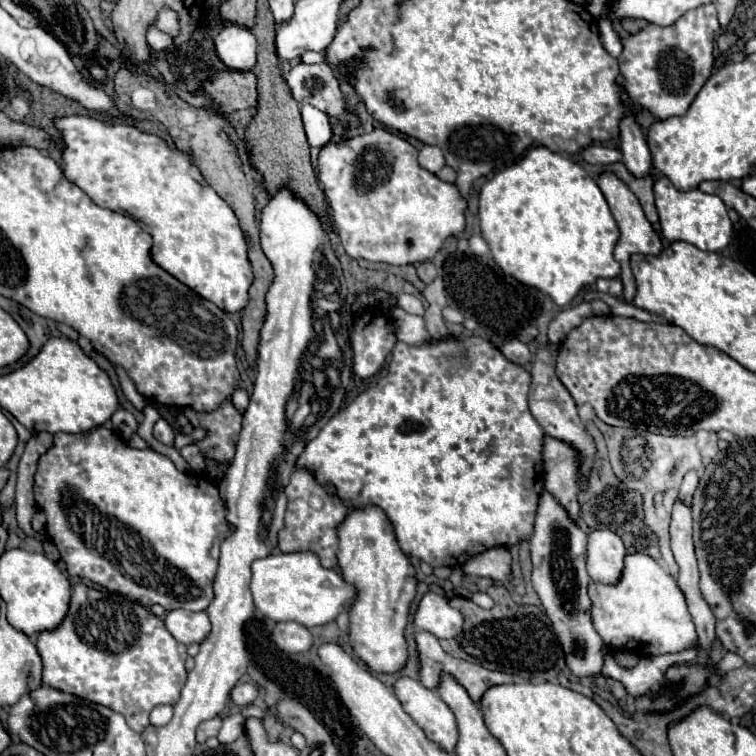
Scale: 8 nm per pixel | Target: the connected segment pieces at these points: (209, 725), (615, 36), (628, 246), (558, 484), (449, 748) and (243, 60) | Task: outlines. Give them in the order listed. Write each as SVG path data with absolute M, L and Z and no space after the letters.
M221 717L203 721L203 723L197 727L197 741L199 741L199 743L205 743L205 739L215 737L217 731L219 731L219 727L221 727Z
M601 17L599 19L599 33L601 33L601 41L603 41L603 47L613 55L613 57L619 57L621 55L621 39L619 39L619 33L615 31L613 27L613 21L609 17Z
M603 173L603 175L597 175L595 179L597 179L597 185L603 191L607 203L609 203L609 209L611 209L611 213L613 213L619 229L621 229L621 239L619 239L619 243L615 247L615 259L621 263L621 269L623 269L623 273L621 273L621 281L623 281L623 287L625 287L623 301L631 303L633 297L635 297L635 279L633 279L631 265L629 265L631 255L633 253L659 255L663 251L663 243L661 243L661 237L653 231L651 223L647 221L647 217L645 217L645 213L643 213L643 209L641 209L641 205L637 201L637 197L627 189L627 185L623 181L619 181L613 173Z
M547 437L543 443L543 463L545 463L545 491L567 511L567 515L577 521L579 517L579 461L575 449L563 441Z
M401 677L395 683L395 695L399 697L407 715L411 715L413 721L423 729L429 741L437 743L447 753L455 751L459 737L457 721L437 691L423 687L415 679Z
M235 23L223 25L223 29L215 37L215 53L221 63L231 71L249 71L255 65L257 55L257 39L255 35Z

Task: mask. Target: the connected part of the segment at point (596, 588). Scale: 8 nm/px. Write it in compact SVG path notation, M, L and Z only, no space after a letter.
M635 553L625 557L621 581L615 587L591 583L593 623L605 645L635 651L637 655L665 655L697 647L697 633L687 611L687 601L677 581L649 555Z

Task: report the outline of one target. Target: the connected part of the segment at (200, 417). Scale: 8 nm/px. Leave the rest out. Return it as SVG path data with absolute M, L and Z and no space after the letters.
M223 403L213 413L197 413L191 409L183 411L193 427L207 429L207 437L195 445L187 445L181 449L181 455L189 463L191 469L205 469L205 459L215 459L227 463L233 459L233 451L239 439L241 415L233 407L233 403Z

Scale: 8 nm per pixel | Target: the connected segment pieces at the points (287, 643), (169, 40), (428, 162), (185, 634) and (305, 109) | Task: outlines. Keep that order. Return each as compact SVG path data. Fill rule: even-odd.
M289 621L289 623L277 623L273 631L273 641L277 643L279 649L287 653L303 653L313 645L313 635L305 625Z
M149 25L149 27L147 27L147 45L149 45L151 49L155 49L155 51L159 51L159 49L169 49L169 47L173 45L173 37L167 35L167 33L163 33L163 31L159 31L157 27Z
M425 145L421 151L419 151L419 165L423 169L427 169L429 173L437 173L445 167L445 159L443 159L443 153L439 147L431 147L431 145Z
M175 609L165 615L165 627L183 645L203 643L211 631L211 621L205 611L193 613L185 609Z
M303 105L301 115L303 115L303 125L305 125L309 145L323 147L331 137L331 127L329 127L327 115L313 105Z

